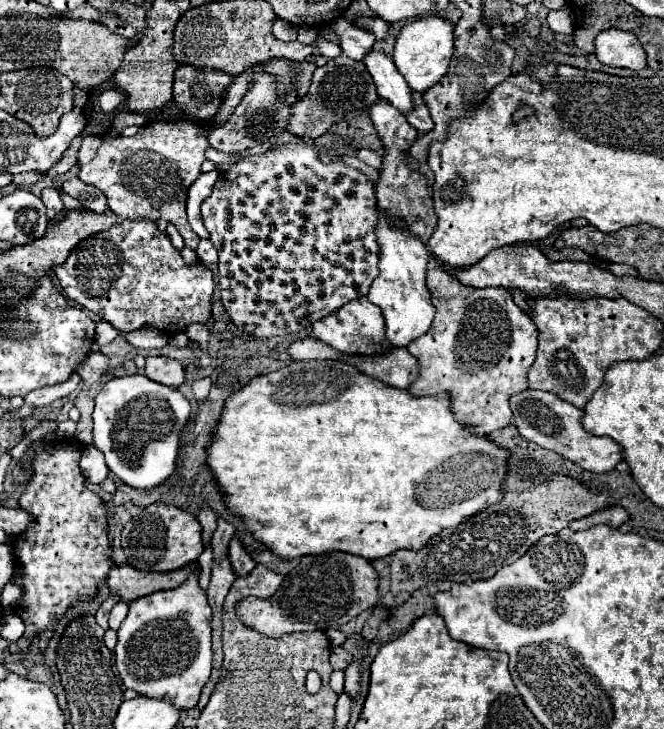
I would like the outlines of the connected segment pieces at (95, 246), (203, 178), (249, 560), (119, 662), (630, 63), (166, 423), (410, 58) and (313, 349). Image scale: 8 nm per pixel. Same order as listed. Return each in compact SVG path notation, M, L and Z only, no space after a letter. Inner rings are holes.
M123 221L107 231L95 233L75 247L65 263L53 269L65 295L79 307L109 321L115 329L129 333L141 327L155 327L159 331L181 331L191 323L207 323L211 315L213 273L203 265L185 265L179 251L171 245L169 235L157 231L151 221Z
M211 171L211 173L201 173L199 179L189 187L189 193L187 193L187 219L189 219L189 225L193 227L193 231L201 237L201 239L209 239L209 231L205 229L203 225L203 219L201 219L201 203L209 197L215 181L219 177L219 171Z
M233 535L231 543L229 543L229 559L233 563L233 571L237 575L247 575L257 563L253 561L253 557L247 553L247 549L243 547L243 543L239 541L237 535Z
M189 575L189 581L171 591L157 591L135 599L129 605L129 613L119 627L119 641L115 647L115 667L127 689L133 689L145 697L169 701L177 709L193 709L199 703L201 689L211 673L211 607L205 591L197 583L197 575Z
M621 29L601 31L595 39L595 57L611 67L625 67L625 69L643 69L645 51L633 33Z
M143 373L115 377L95 397L93 445L105 455L105 463L133 489L155 489L177 469L179 435L191 415L191 401L175 387L151 381Z
M423 17L423 19L409 21L399 31L395 41L393 61L413 91L419 91L419 93L427 91L431 85L441 81L441 77L447 73L447 67L453 55L453 29L455 29L455 23L447 19Z
M305 337L305 339L299 339L299 341L291 343L287 351L297 361L299 359L309 361L309 359L341 359L341 357L349 357L345 353L337 353L337 349L333 349L331 345L325 345L323 341L313 341L313 337Z

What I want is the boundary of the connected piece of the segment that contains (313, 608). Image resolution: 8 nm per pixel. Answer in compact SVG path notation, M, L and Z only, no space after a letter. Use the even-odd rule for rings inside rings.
M329 551L321 555L305 555L299 565L285 575L277 593L265 601L247 597L237 605L237 617L243 625L265 637L283 637L299 631L315 631L339 627L351 621L379 601L379 573L367 561L351 553Z

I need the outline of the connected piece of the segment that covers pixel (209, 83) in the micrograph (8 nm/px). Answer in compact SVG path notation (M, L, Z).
M181 65L175 73L173 99L183 111L189 113L189 119L209 121L217 113L217 105L233 81L235 77L225 75L217 69Z

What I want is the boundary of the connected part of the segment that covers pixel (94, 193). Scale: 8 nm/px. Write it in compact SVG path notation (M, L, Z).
M79 177L65 181L61 189L67 195L71 195L73 199L77 199L85 209L89 209L93 213L105 213L107 211L107 199L105 199L105 195L95 185L83 183Z

